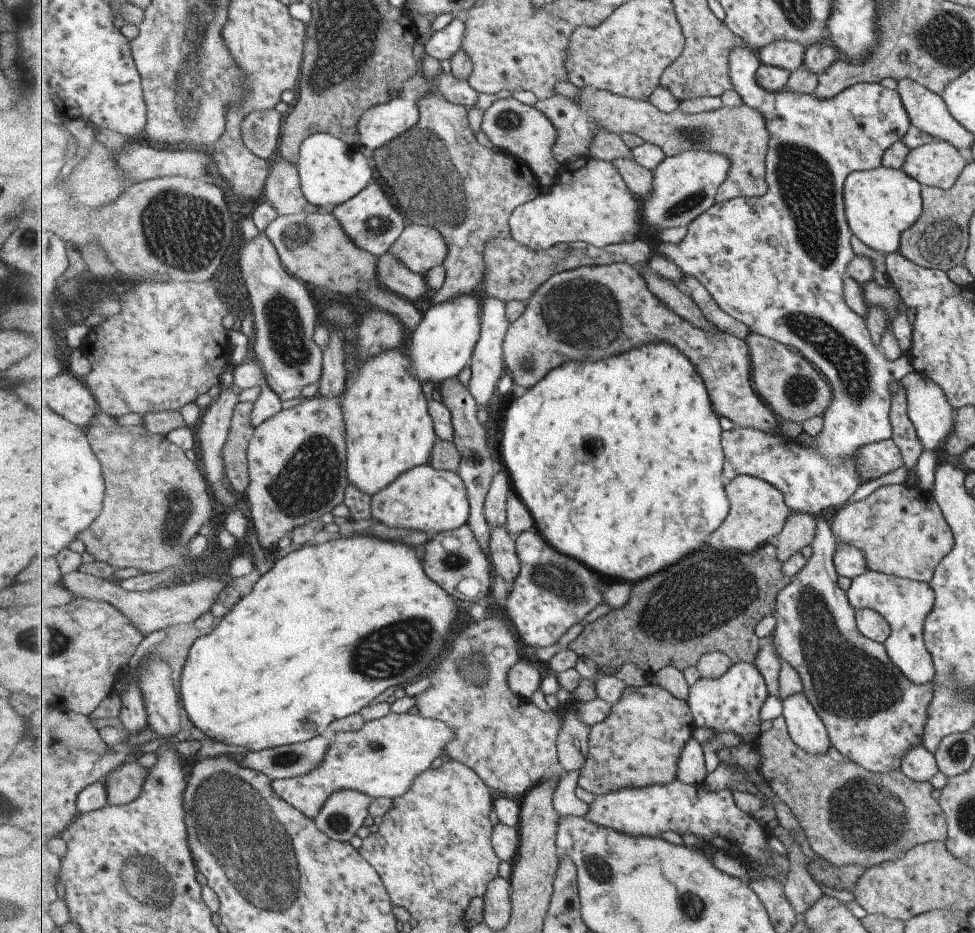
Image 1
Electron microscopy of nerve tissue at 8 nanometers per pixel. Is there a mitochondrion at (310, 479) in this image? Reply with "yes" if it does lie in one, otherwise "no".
yes

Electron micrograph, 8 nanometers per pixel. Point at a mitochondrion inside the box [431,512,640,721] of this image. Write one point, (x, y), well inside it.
(479, 659)

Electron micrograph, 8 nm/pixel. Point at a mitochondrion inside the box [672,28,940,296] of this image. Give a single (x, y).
(805, 181)

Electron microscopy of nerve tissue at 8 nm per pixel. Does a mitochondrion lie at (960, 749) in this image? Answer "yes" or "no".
yes

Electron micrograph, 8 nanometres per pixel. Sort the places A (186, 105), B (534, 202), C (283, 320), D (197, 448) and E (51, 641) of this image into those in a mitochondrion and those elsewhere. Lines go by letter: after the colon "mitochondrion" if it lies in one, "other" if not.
A: mitochondrion
B: other
C: mitochondrion
D: other
E: mitochondrion

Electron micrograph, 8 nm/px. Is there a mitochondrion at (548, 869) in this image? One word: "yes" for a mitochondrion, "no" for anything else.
no

